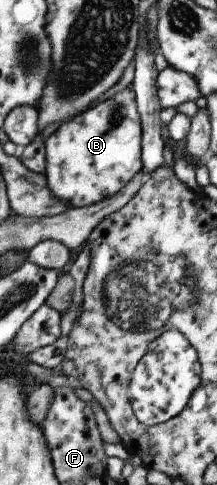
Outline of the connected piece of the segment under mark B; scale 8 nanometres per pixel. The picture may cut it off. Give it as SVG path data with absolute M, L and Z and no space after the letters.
M127 86L97 106L75 115L72 120L62 122L55 132L45 138L44 176L47 178L51 194L61 202L67 202L70 208L79 208L97 204L99 200L109 198L123 190L127 182L142 170L142 138L143 130L137 110L136 94L131 86Z

